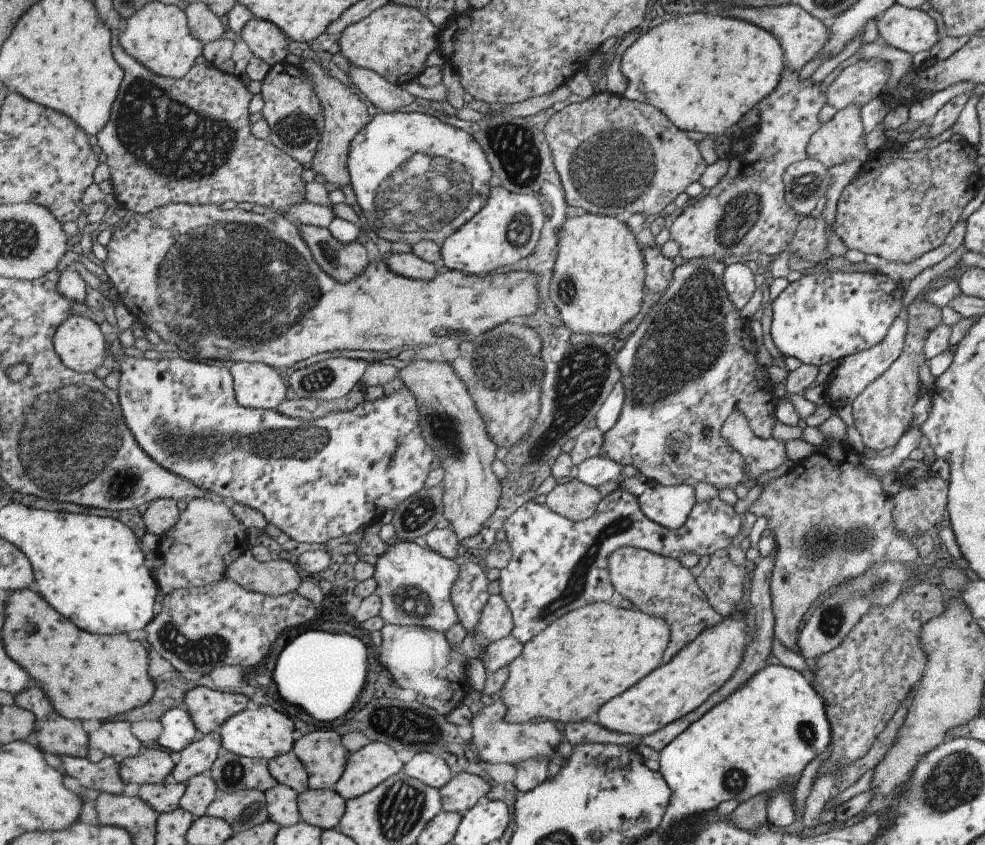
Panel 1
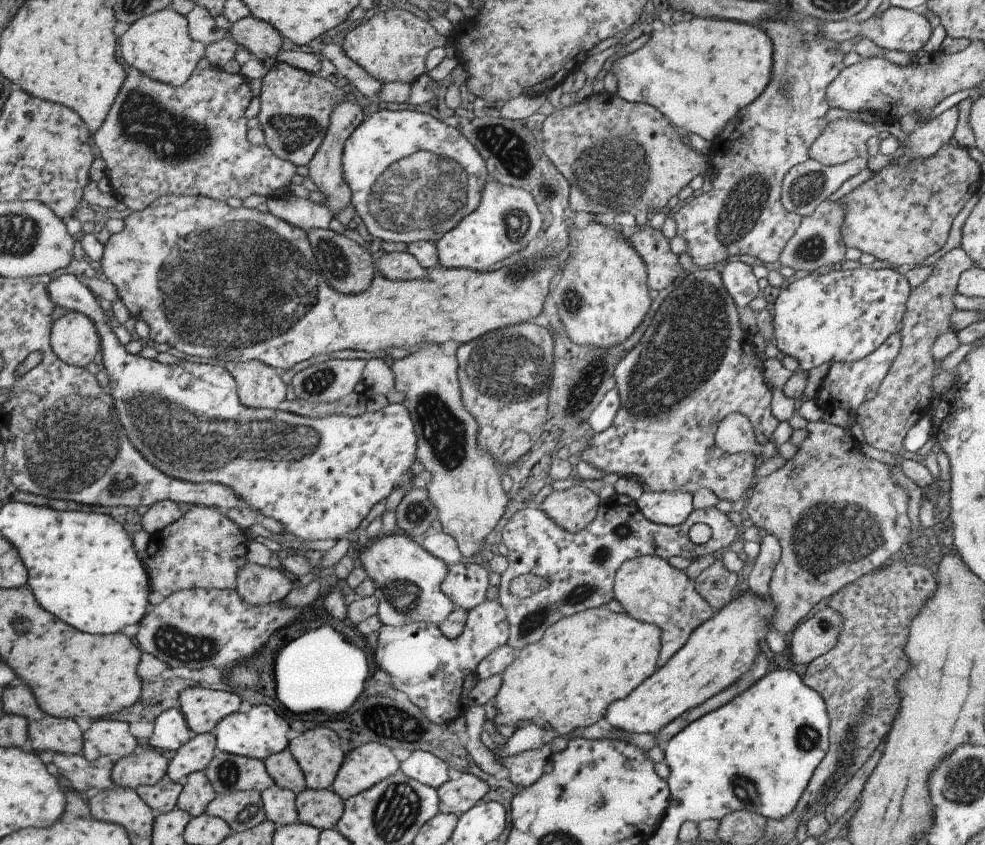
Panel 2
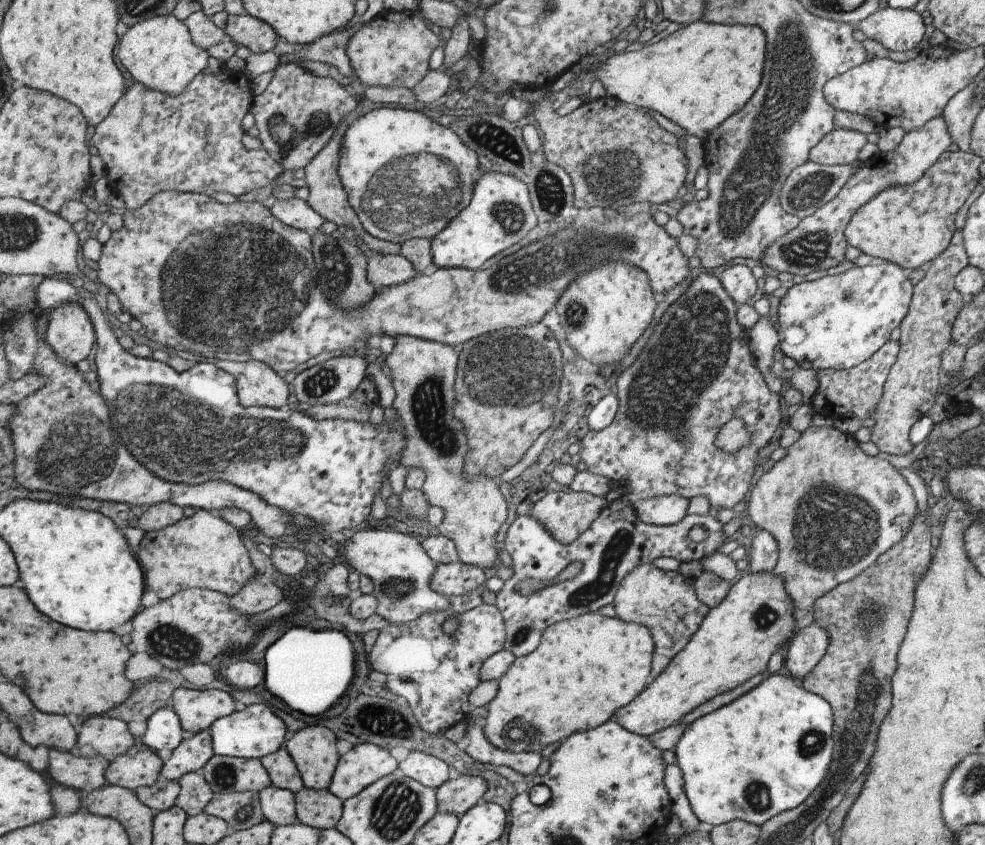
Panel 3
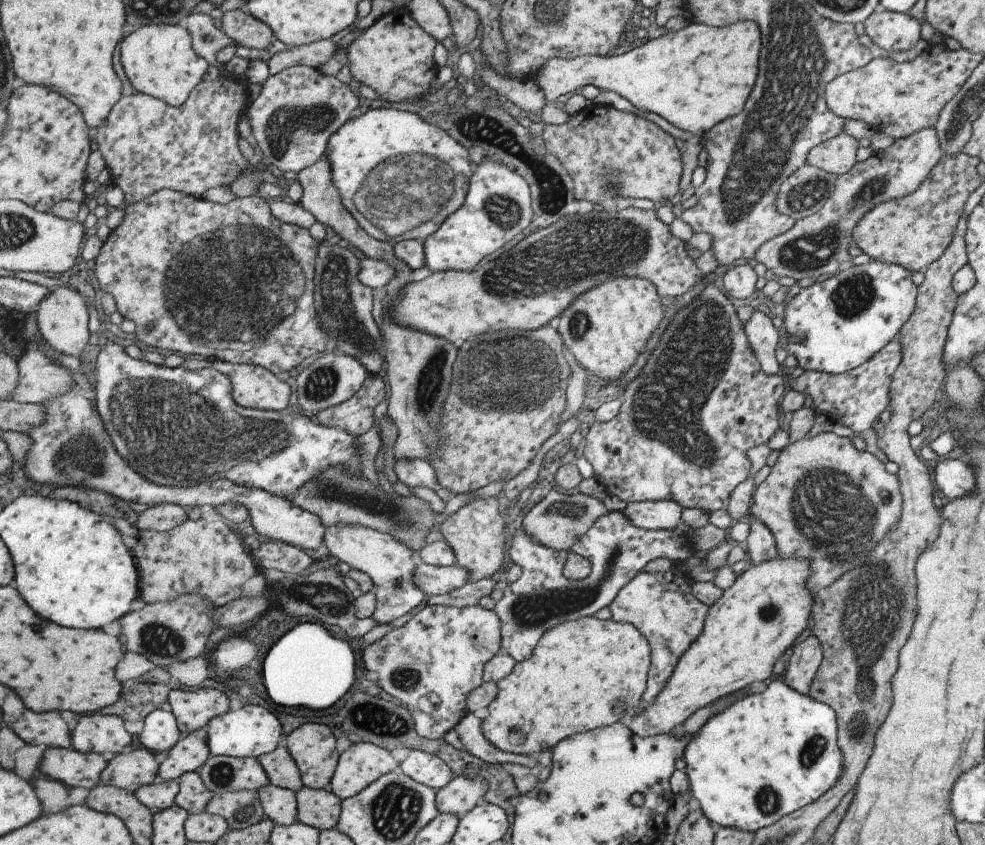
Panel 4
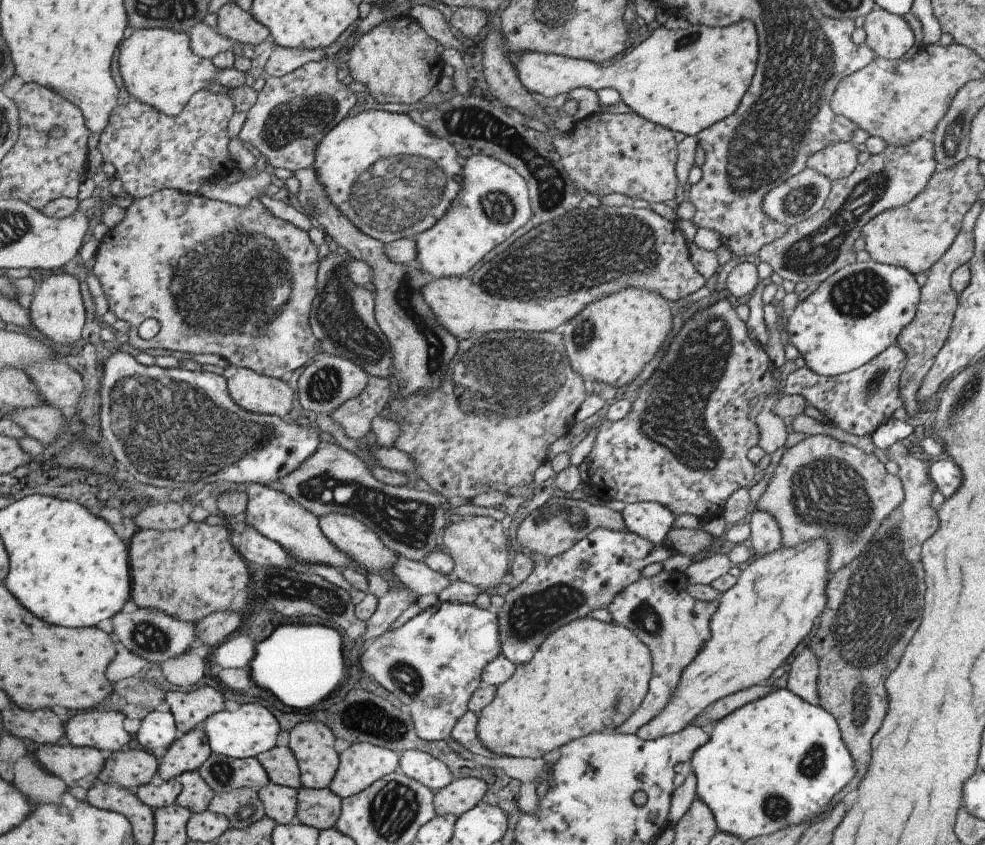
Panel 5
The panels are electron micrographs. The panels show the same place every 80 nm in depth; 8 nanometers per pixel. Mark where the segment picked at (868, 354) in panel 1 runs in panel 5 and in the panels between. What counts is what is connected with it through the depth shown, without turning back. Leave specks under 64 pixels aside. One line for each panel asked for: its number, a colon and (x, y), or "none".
2: (847, 385)
3: (848, 393)
4: (854, 399)
5: (857, 402)

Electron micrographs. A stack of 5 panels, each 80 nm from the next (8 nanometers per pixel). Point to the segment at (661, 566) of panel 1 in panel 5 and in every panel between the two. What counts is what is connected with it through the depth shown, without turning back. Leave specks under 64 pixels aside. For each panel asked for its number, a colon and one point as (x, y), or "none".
2: (650, 590)
3: (665, 602)
4: (661, 606)
5: (673, 626)

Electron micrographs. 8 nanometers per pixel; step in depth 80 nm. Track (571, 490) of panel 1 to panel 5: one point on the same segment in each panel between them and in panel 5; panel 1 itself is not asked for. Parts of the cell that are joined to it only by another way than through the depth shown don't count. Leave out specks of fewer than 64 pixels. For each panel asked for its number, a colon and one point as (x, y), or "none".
2: (573, 508)
3: (564, 515)
4: (558, 520)
5: (551, 529)

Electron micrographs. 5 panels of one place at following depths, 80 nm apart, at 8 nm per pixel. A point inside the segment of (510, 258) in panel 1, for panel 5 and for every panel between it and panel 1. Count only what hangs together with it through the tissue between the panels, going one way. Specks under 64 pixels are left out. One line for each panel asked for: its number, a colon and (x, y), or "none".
2: (507, 219)
3: (500, 214)
4: (497, 208)
5: (494, 203)

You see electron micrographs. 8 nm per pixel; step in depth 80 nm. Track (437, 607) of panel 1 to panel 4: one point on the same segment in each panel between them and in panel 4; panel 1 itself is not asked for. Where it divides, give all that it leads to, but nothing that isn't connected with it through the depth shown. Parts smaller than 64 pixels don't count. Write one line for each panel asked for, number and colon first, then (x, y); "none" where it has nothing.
2: (409, 579)
3: (401, 569)
4: (392, 565)

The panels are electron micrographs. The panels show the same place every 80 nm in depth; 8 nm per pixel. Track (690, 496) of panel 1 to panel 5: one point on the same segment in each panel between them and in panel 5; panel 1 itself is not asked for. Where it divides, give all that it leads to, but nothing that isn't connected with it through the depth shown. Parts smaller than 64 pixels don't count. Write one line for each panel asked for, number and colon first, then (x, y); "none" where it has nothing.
2: (665, 508)
3: (662, 510)
4: (662, 514)
5: (651, 521)

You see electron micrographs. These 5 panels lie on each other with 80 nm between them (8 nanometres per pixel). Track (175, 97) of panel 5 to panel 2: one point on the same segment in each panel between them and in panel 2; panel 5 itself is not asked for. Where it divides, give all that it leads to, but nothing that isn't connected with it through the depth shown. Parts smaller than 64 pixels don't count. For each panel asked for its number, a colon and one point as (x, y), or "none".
2: (159, 44)
3: (160, 53)
4: (160, 60)

